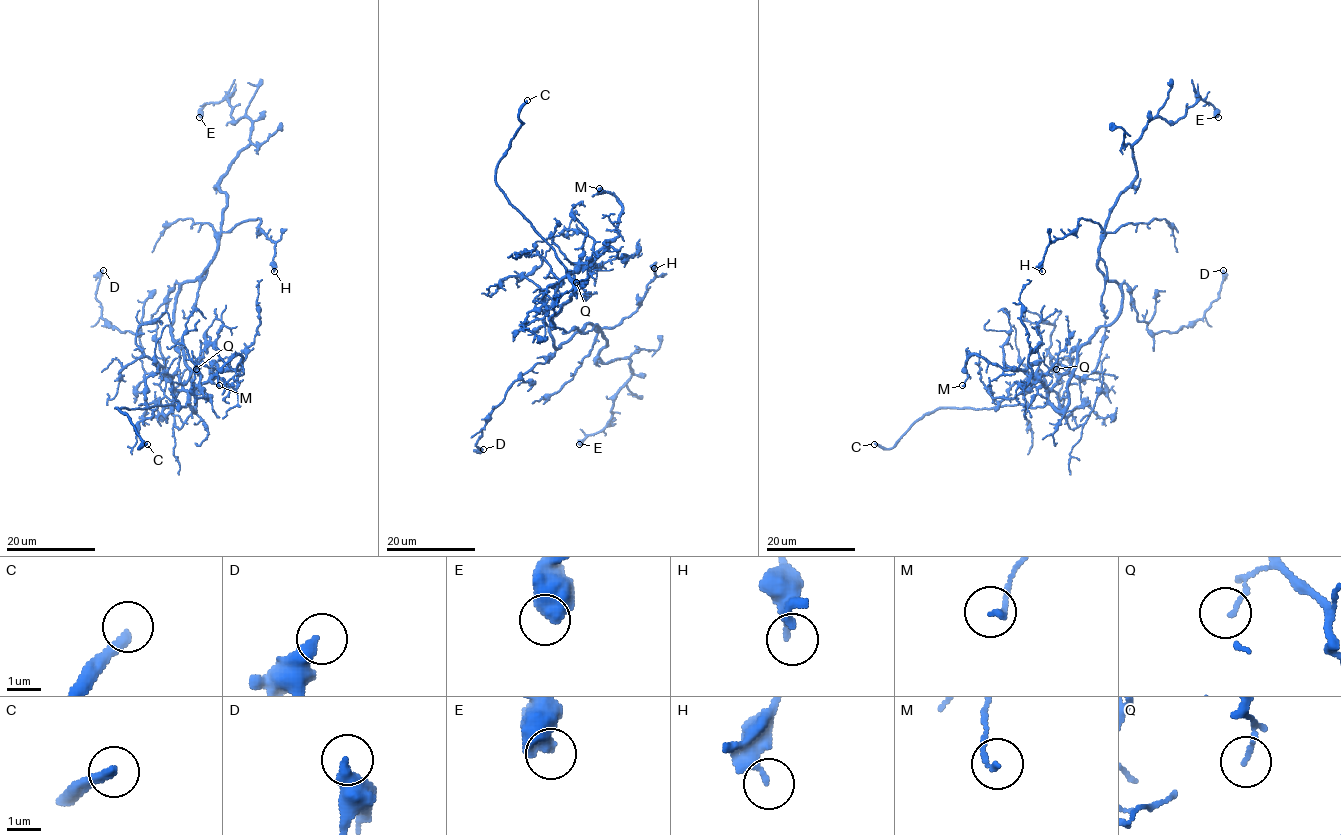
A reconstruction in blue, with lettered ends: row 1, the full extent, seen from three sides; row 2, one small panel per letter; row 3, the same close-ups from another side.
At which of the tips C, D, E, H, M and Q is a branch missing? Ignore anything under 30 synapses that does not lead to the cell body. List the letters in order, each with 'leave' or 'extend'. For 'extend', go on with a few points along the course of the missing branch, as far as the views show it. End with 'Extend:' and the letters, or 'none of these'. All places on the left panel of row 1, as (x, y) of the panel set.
C: extend; course (147, 444), (167, 435), (254, 425), (269, 403), (267, 379), (288, 345), (285, 338)
D: leave
E: leave
H: leave
M: leave
Q: leave
Extend: C

